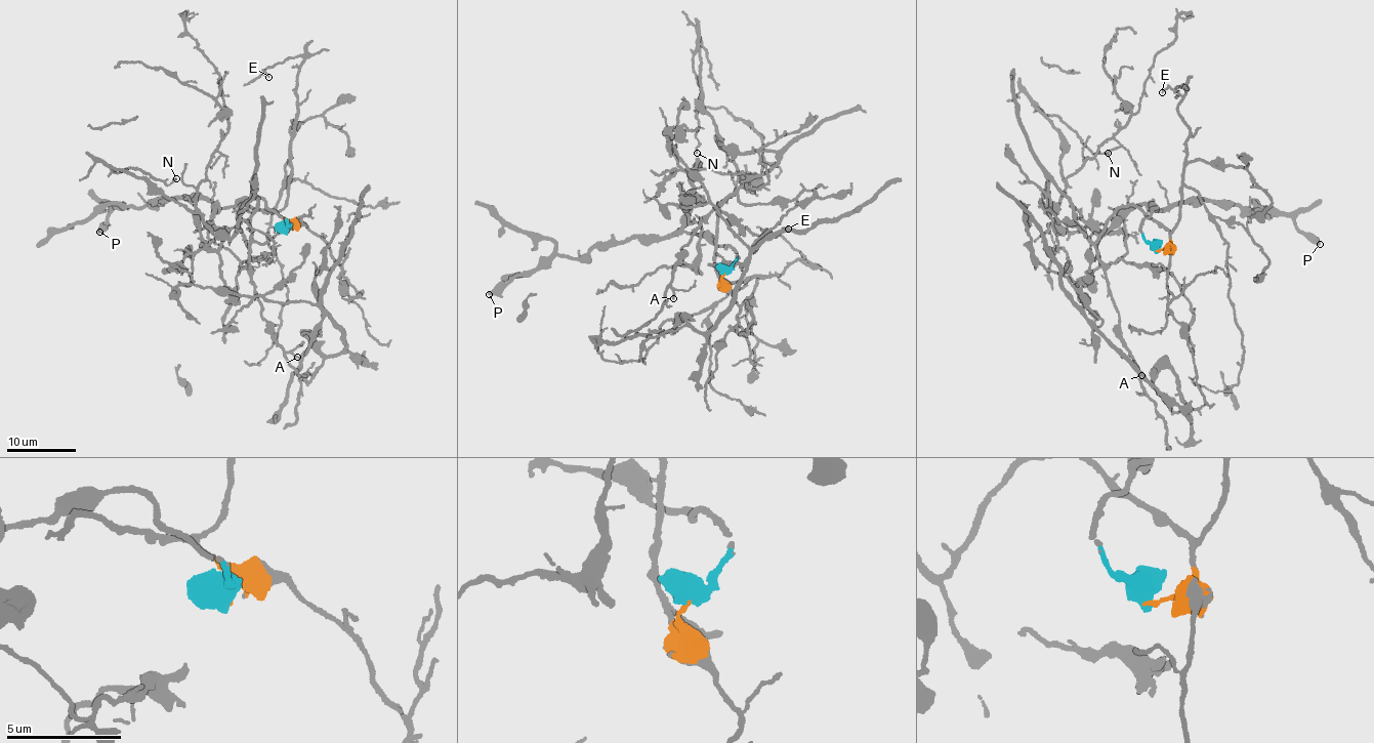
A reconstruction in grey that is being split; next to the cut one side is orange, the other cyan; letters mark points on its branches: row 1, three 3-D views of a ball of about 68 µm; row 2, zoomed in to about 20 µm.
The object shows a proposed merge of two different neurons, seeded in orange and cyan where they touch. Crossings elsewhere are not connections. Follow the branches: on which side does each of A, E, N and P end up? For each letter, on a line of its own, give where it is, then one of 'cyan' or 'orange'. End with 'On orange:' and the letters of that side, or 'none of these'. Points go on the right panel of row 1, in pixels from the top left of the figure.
A: (1141, 375) | orange
E: (1162, 92) | orange
N: (1108, 153) | orange
P: (1320, 244) | cyan
On orange: A, E, N

